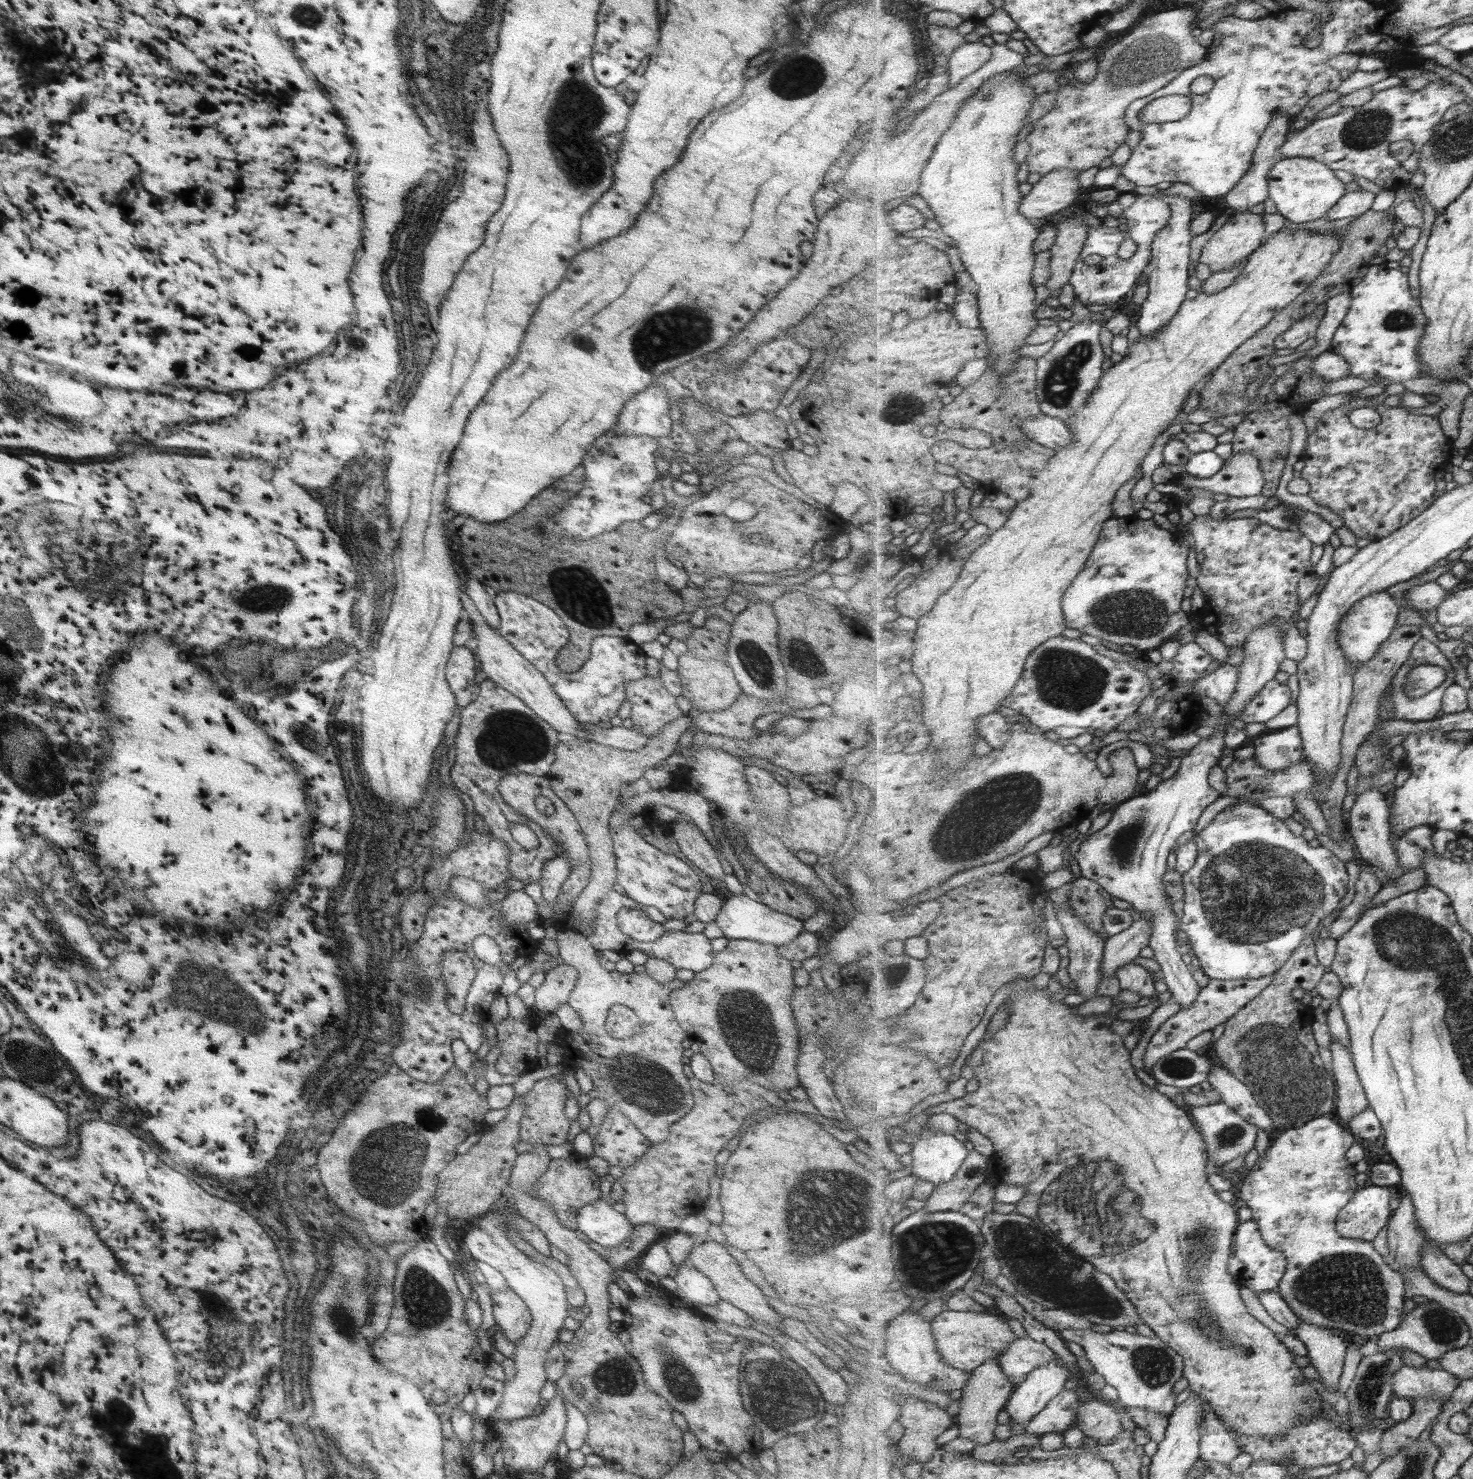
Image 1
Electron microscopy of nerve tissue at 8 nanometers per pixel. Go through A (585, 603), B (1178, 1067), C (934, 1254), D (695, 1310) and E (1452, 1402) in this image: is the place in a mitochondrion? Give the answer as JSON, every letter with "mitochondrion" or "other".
{"A":"mitochondrion","B":"mitochondrion","C":"mitochondrion","D":"other","E":"other"}

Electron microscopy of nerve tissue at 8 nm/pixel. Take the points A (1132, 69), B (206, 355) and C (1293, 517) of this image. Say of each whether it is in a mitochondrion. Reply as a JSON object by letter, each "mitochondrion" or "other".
{"A":"mitochondrion","B":"other","C":"mitochondrion"}

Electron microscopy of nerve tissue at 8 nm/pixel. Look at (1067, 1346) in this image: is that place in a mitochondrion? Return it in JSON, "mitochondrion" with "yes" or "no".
{"mitochondrion":"no"}

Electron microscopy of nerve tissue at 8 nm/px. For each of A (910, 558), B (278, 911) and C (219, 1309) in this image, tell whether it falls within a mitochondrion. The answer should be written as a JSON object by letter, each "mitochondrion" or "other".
{"A":"other","B":"other","C":"mitochondrion"}

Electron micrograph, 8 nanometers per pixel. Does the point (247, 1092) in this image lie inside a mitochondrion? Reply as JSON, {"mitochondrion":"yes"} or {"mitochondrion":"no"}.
{"mitochondrion":"no"}

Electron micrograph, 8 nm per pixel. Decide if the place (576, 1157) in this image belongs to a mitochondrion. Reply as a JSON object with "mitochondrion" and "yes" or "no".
{"mitochondrion":"no"}

